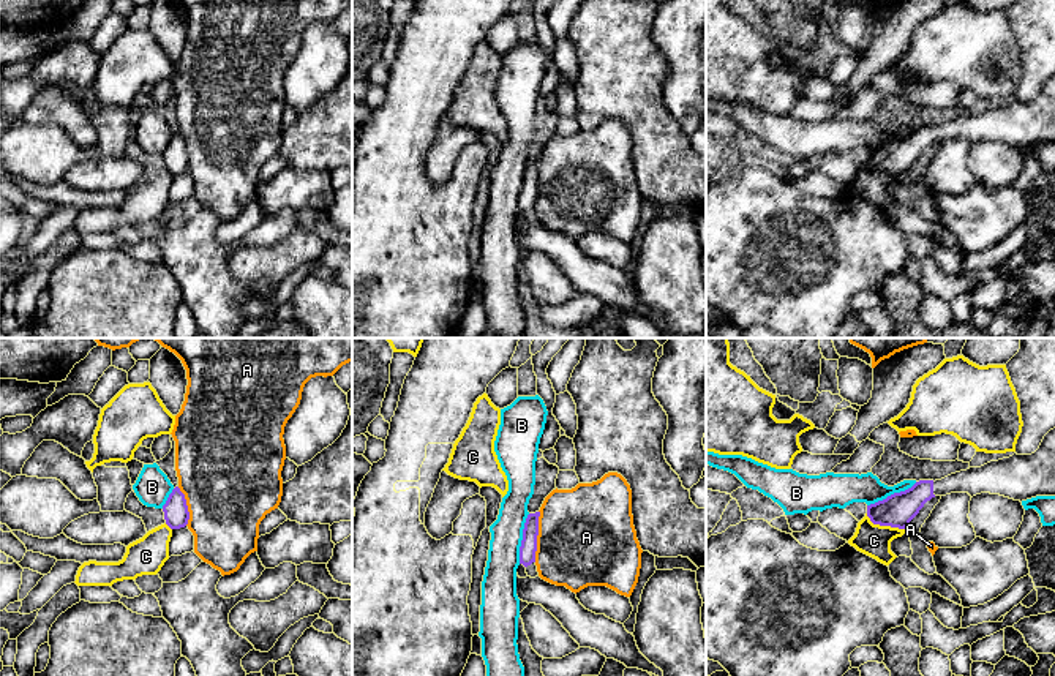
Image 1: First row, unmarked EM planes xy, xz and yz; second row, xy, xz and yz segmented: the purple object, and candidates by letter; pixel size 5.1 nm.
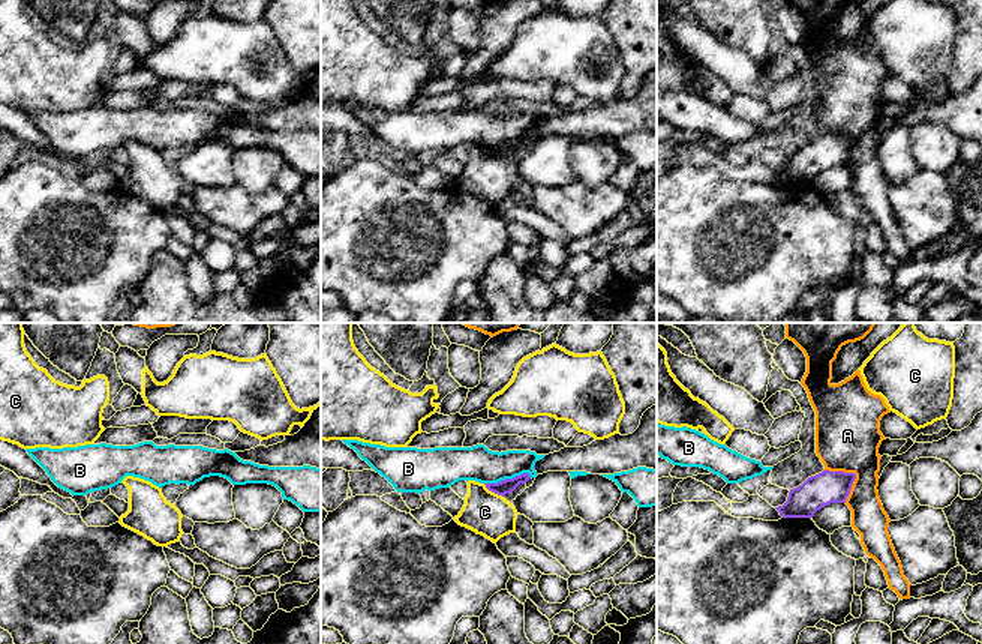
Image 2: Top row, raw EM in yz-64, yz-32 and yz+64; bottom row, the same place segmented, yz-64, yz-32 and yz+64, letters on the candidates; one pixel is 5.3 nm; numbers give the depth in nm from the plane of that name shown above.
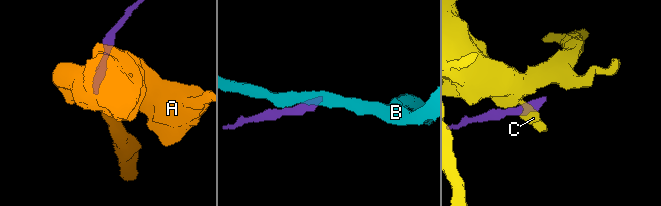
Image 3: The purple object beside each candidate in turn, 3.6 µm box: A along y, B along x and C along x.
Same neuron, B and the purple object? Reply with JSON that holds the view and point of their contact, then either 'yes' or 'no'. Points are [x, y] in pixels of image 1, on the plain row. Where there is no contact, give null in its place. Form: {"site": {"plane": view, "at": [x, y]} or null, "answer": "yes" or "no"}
{"site": {"plane": "xz", "at": [523, 185]}, "answer": "no"}

